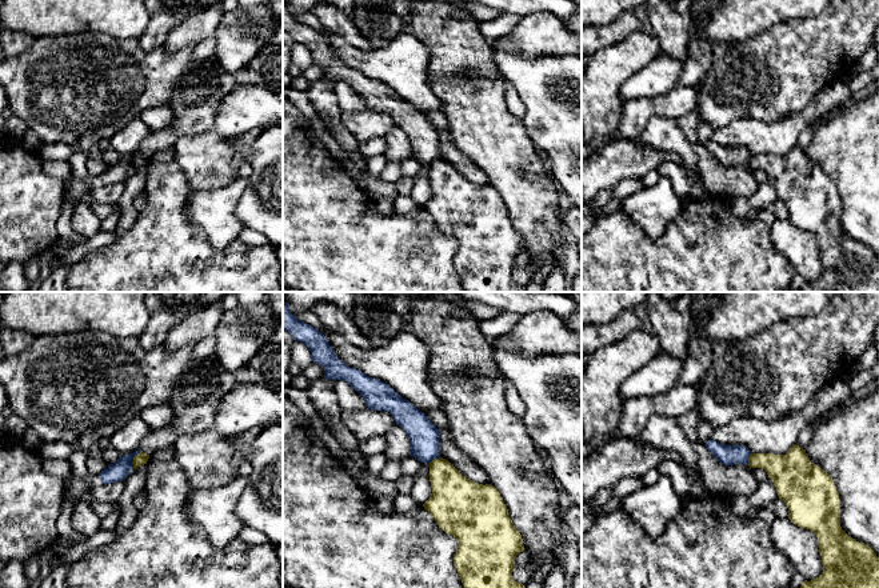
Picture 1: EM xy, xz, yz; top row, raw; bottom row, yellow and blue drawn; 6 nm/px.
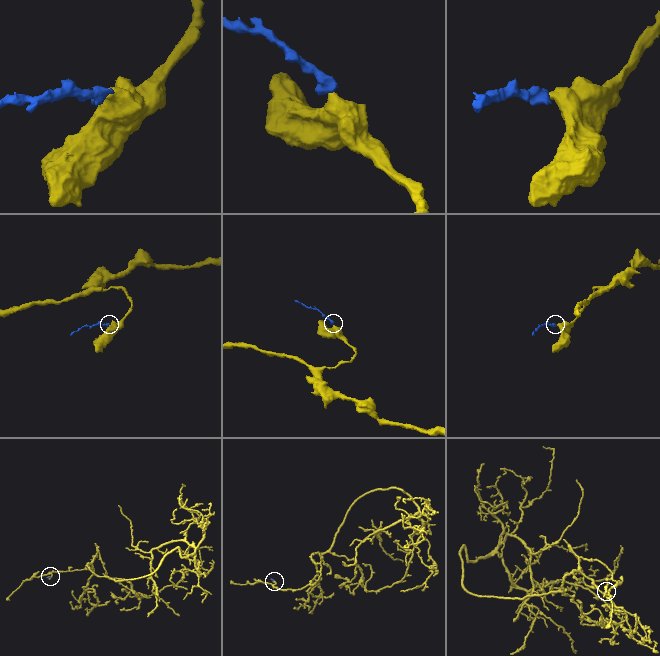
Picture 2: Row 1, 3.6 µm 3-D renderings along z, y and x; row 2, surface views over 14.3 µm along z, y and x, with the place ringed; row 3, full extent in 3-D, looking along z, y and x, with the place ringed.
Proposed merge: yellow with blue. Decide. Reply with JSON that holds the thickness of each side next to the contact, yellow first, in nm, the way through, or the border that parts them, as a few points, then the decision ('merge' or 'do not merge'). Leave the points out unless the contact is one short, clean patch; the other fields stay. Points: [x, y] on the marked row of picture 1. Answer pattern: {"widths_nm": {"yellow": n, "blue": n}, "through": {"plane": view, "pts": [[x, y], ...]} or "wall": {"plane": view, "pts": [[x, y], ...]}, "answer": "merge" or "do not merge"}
{"widths_nm": {"yellow": 80, "blue": 110}, "wall": {"plane": "xy", "pts": [[142, 451], [134, 458], [132, 467]]}, "answer": "do not merge"}

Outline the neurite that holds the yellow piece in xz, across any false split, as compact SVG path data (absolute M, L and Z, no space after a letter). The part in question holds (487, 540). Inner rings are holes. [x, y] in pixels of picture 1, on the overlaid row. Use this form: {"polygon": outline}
{"polygon": "M443 457L428 465L432 493L423 507L446 533L458 540L454 563L464 588L524 588L512 577L515 557L524 551L522 535L499 491L491 484L483 485L467 479Z"}

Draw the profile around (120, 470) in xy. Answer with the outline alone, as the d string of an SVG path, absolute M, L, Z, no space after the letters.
M141 448L133 453L120 456L115 464L108 464L108 468L101 471L99 475L91 473L89 476L80 477L75 473L71 473L69 483L72 496L79 501L88 488L93 489L103 484L125 480L125 477L129 475L129 471L133 468L133 457L140 452Z

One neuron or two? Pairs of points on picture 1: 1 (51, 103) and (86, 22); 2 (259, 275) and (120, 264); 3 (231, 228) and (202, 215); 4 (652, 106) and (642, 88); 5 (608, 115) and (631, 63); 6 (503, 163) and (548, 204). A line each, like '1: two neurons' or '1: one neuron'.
1: two neurons
2: one neuron
3: one neuron
4: two neurons
5: one neuron
6: one neuron

